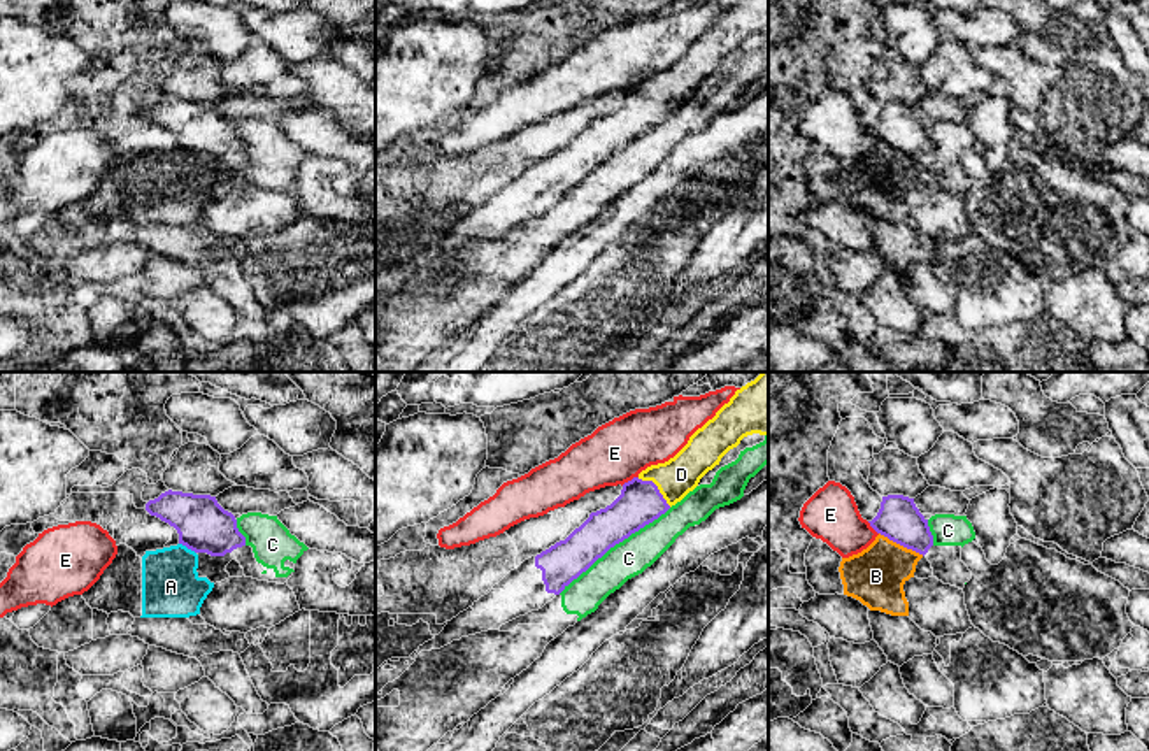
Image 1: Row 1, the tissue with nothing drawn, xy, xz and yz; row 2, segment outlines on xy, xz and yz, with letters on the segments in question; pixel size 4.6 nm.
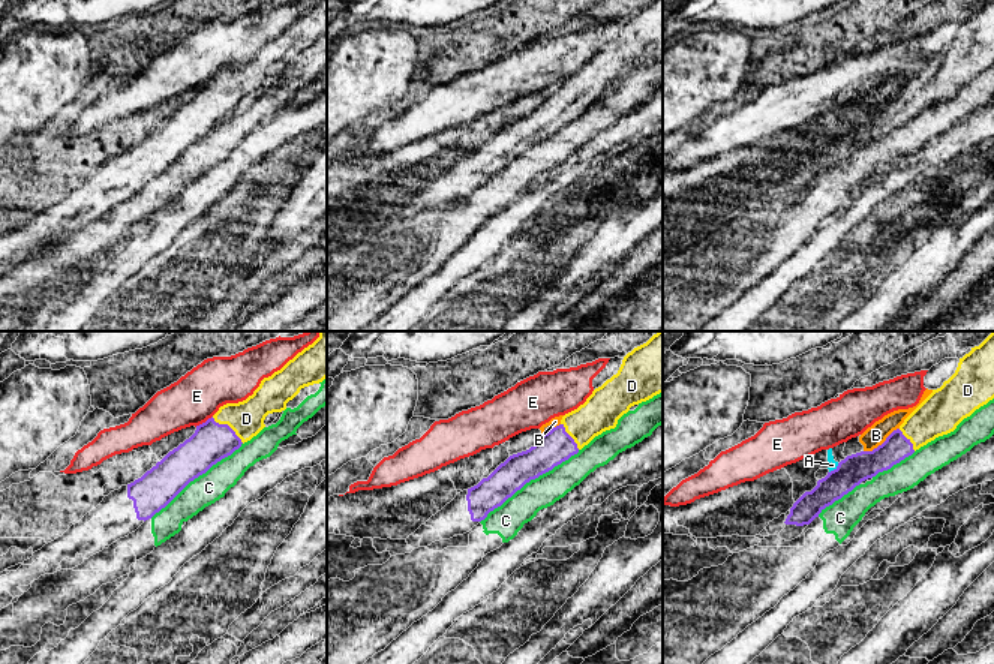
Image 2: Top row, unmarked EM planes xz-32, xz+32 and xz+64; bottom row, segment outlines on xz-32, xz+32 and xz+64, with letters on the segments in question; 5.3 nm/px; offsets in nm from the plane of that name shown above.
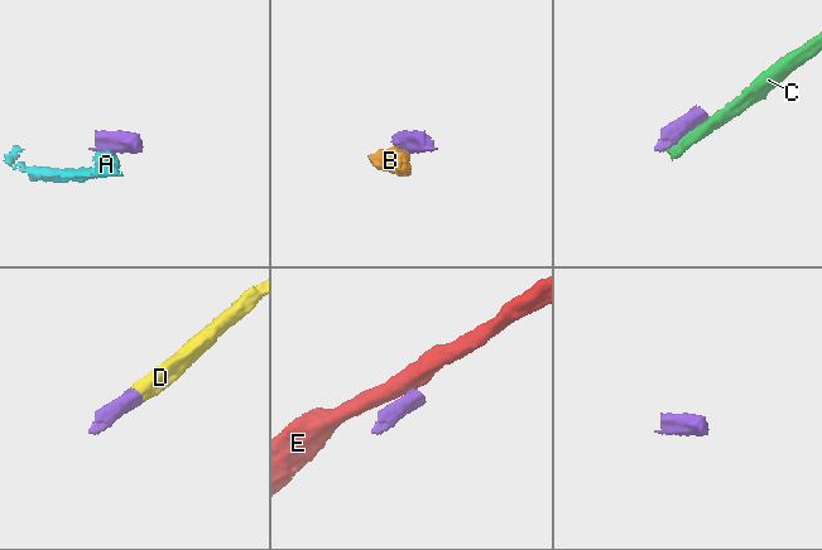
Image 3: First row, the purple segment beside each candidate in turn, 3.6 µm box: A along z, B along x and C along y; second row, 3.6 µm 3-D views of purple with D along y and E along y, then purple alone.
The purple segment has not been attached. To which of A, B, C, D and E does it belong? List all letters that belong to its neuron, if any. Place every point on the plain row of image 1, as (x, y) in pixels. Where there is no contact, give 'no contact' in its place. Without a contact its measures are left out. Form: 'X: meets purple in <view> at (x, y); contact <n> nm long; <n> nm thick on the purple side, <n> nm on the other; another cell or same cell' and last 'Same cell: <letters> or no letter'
A: meets purple in xy at (188, 155); contact 90 nm long; 240 nm thick on the purple side, 280 nm on the other; another cell
B: meets purple in yz at (902, 151); contact 240 nm long; 200 nm thick on the purple side, 260 nm on the other; another cell
C: meets purple in xz at (614, 151); contact 650 nm long; 200 nm thick on the purple side, 170 nm on the other; another cell
D: meets purple in xz at (656, 93); contact 200 nm long; 200 nm thick on the purple side, 180 nm on the other; same cell
E: meets purple in xz at (628, 88); contact 90 nm long; 200 nm thick on the purple side, 280 nm on the other; another cell
Same cell: D

